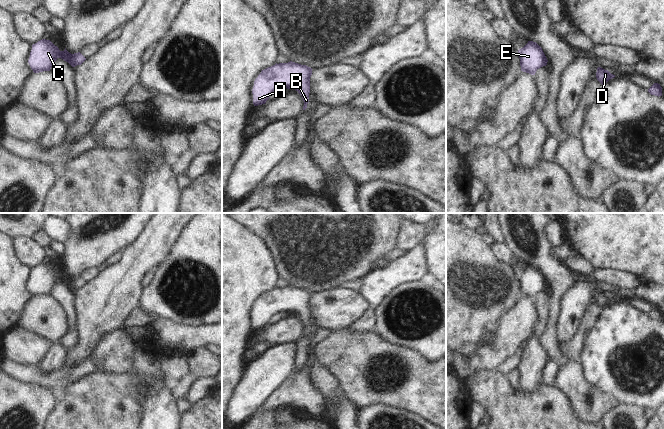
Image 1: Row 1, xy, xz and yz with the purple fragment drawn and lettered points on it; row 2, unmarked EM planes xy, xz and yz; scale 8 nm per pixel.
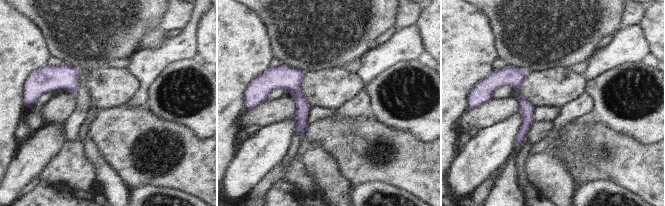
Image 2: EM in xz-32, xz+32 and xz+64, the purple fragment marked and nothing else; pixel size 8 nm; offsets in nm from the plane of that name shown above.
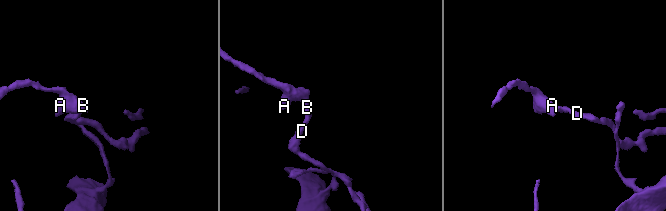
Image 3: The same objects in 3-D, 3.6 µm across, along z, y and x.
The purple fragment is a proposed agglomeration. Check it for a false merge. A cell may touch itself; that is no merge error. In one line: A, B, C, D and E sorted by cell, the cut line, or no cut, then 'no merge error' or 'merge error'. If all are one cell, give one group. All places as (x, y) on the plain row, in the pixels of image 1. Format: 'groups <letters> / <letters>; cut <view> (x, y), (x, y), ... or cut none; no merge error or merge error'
groups A B C D E; cut none; no merge error

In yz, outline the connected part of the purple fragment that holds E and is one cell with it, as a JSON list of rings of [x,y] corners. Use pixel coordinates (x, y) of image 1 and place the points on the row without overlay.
[[[533,265],[528,267],[518,274],[520,282],[521,295],[535,299],[536,295],[547,289],[547,282],[542,272]]]

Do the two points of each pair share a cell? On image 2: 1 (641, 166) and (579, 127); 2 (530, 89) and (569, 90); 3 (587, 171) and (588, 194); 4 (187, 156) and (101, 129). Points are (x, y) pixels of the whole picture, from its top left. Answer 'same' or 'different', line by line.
1: different
2: same
3: different
4: same

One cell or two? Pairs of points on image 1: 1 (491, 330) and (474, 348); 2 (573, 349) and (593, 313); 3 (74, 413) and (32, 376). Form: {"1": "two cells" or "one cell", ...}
{"1": "one cell", "2": "one cell", "3": "two cells"}

